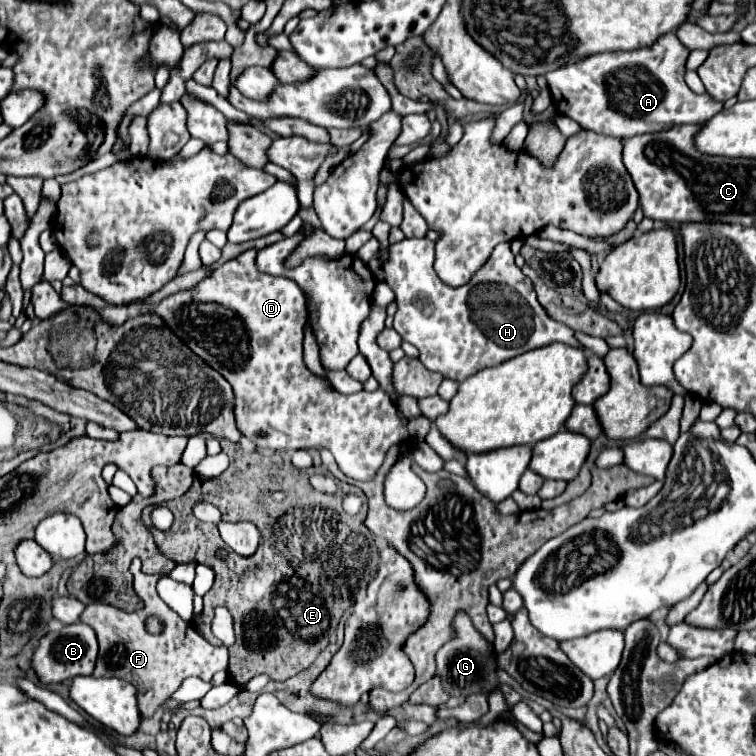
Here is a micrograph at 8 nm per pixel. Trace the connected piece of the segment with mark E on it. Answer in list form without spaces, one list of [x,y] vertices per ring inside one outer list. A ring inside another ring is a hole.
[[[222,440],[222,450],[230,456],[230,466],[226,472],[222,472],[218,478],[212,480],[202,480],[200,476],[196,476],[192,488],[182,498],[162,504],[170,508],[174,514],[174,524],[170,526],[168,532],[160,532],[150,522],[150,508],[142,512],[142,520],[144,524],[148,524],[164,556],[172,558],[174,562],[198,562],[214,568],[216,582],[212,590],[204,596],[204,612],[196,620],[196,626],[210,626],[216,606],[226,606],[232,612],[234,628],[236,628],[236,644],[228,648],[230,680],[238,686],[246,686],[254,676],[266,674],[272,682],[282,682],[306,670],[314,662],[314,658],[328,646],[330,636],[336,632],[336,626],[344,614],[344,608],[352,604],[354,594],[358,590],[364,590],[376,574],[378,550],[372,532],[364,526],[364,518],[368,510],[366,498],[364,494],[358,494],[362,498],[362,506],[356,514],[348,514],[342,502],[348,492],[356,494],[356,488],[350,490],[352,486],[340,482],[334,494],[320,492],[310,484],[312,474],[308,470],[296,470],[288,454],[244,452],[240,444],[234,444],[230,440]],[[272,490],[282,490],[286,494],[284,502],[274,502],[270,498]],[[208,494],[214,494],[214,506],[222,510],[224,522],[252,522],[260,530],[262,534],[260,546],[252,556],[244,558],[236,554],[228,544],[222,542],[216,524],[204,524],[198,518],[194,518],[192,514],[194,502],[198,502],[200,498],[210,500]]]

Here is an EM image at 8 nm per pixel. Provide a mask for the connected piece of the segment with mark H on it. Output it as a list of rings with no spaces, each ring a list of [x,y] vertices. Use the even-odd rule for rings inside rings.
[[[406,238],[390,246],[390,258],[382,266],[386,284],[394,294],[398,292],[394,328],[404,342],[418,348],[418,358],[428,370],[462,382],[478,370],[498,366],[544,344],[562,342],[580,346],[574,332],[566,324],[552,320],[538,304],[530,278],[514,264],[510,242],[498,244],[488,262],[460,288],[450,288],[438,280],[432,268],[434,259],[435,242],[428,238]]]

